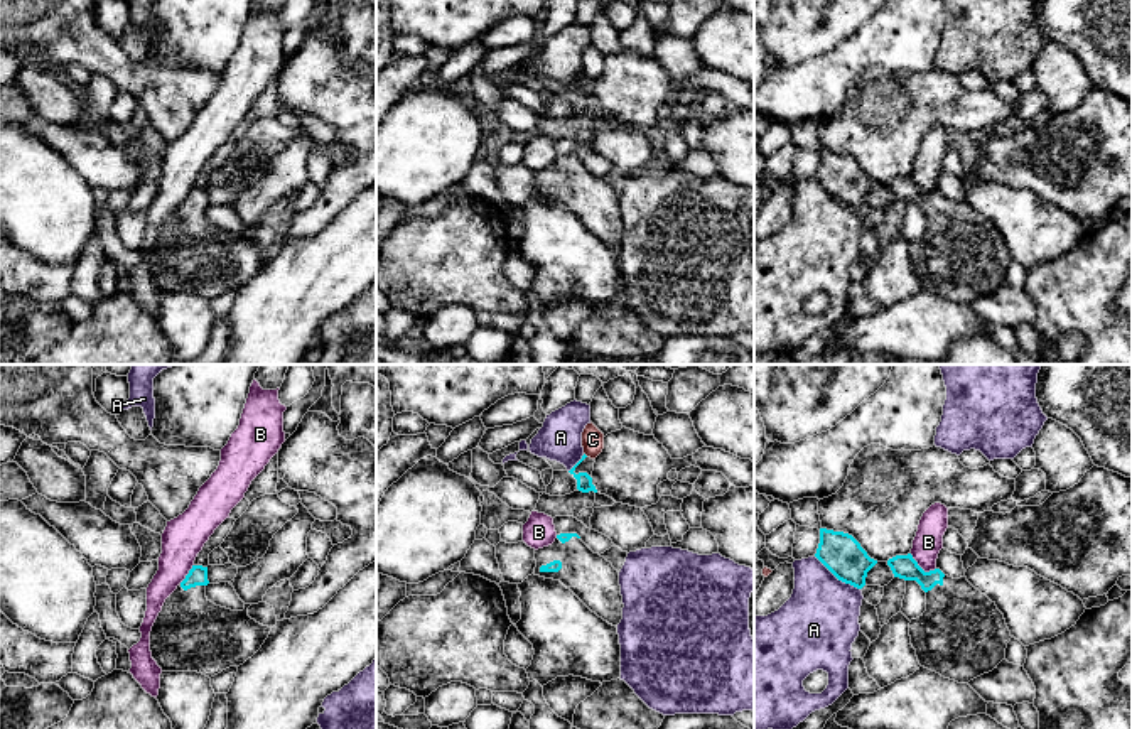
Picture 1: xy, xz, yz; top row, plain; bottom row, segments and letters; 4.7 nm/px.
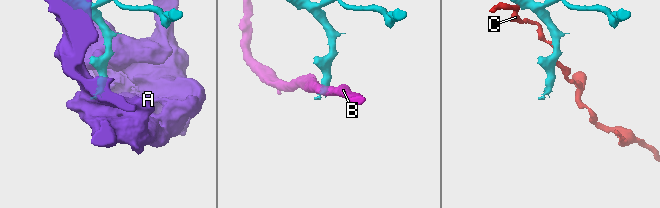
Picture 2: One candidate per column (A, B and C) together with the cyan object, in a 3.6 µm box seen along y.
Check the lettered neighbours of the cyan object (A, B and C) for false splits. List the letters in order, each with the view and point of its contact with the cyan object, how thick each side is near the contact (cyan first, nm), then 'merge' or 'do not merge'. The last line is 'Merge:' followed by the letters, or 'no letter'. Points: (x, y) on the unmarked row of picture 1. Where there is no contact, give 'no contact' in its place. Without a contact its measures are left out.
A: yz (837, 199) | 190/380 nm | do not merge
B: yz (920, 189) | 110/140 nm | do not merge
C: no contact | do not merge
Merge: no letter

